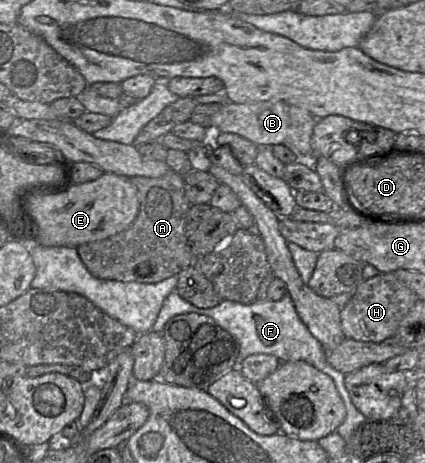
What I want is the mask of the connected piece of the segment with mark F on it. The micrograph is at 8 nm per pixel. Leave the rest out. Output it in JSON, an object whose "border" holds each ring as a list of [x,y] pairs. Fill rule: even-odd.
{"border":[[[173,291],[165,299],[151,331],[162,333],[164,326],[171,318],[188,313],[210,316],[222,328],[234,336],[240,346],[239,361],[251,354],[269,354],[277,357],[281,362],[305,361],[330,376],[346,407],[346,417],[335,430],[342,438],[348,439],[360,425],[367,421],[366,417],[354,406],[351,400],[349,392],[345,387],[345,374],[329,364],[323,346],[311,334],[297,314],[289,292],[286,292],[278,301],[261,301],[256,299],[250,304],[241,304],[231,300],[222,300],[217,306],[205,309],[194,306],[184,300],[176,291]]]}

